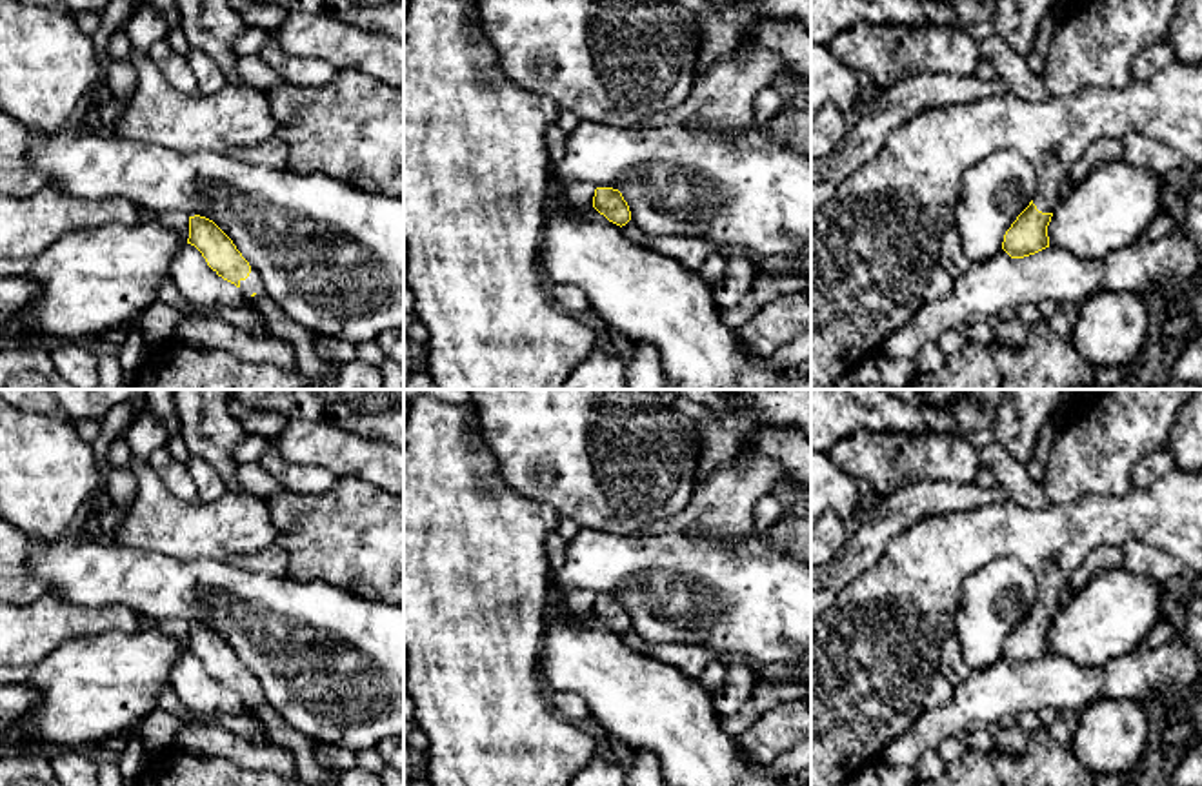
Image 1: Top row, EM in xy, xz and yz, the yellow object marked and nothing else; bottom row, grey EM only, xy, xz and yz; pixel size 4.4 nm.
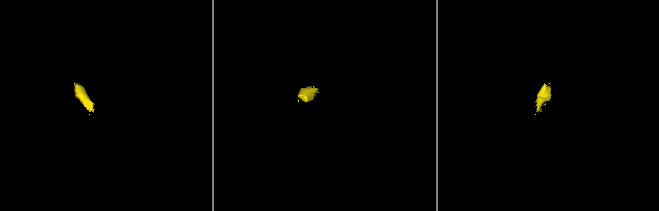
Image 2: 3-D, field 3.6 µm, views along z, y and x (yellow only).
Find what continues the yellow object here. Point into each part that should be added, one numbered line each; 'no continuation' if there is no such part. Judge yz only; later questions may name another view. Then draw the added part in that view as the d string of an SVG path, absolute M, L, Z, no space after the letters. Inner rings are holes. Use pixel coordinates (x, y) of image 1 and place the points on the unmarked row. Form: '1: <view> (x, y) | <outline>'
1: yz (875, 644) | M1173 469L1151 488L1133 488L1122 497L1086 495L1069 504L1024 508L1011 499L957 509L922 520L898 533L882 557L840 590L811 590L811 786L840 786L875 757L926 710L926 695L938 671L942 646L955 635L955 613L966 577L998 557L1015 557L1037 579L1033 611L1053 620L1067 577L1098 546L1124 546L1129 540L1151 544L1202 571L1202 473Z

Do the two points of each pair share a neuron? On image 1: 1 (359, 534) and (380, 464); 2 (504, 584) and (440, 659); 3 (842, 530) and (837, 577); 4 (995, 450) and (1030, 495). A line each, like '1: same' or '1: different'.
1: different
2: same
3: different
4: same

